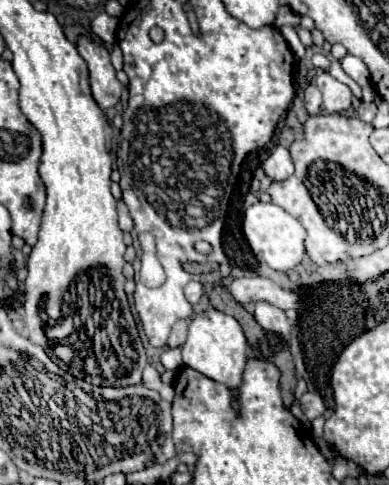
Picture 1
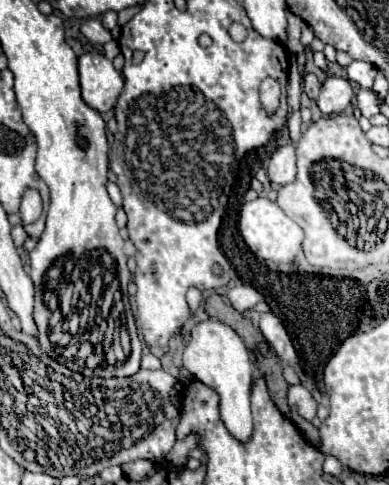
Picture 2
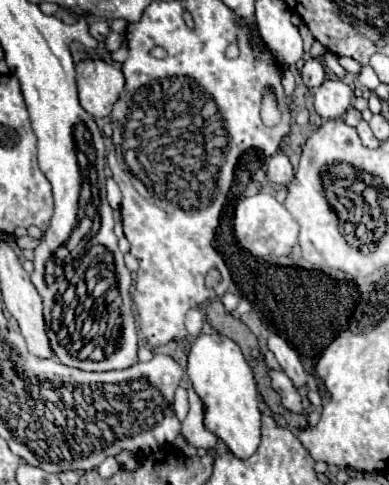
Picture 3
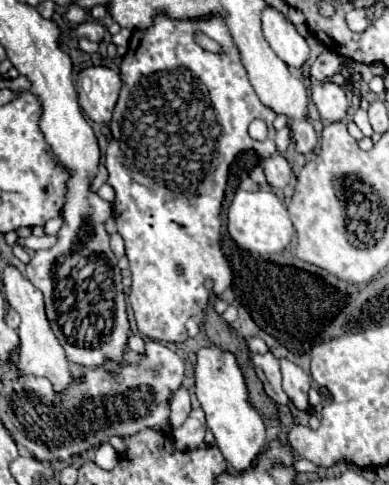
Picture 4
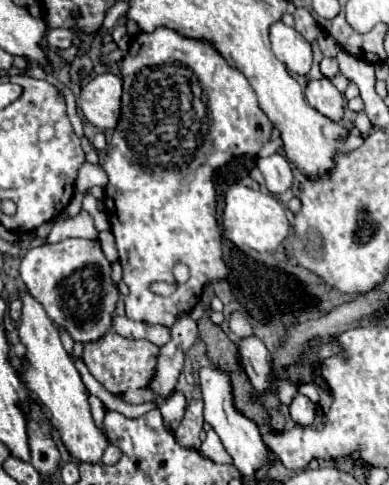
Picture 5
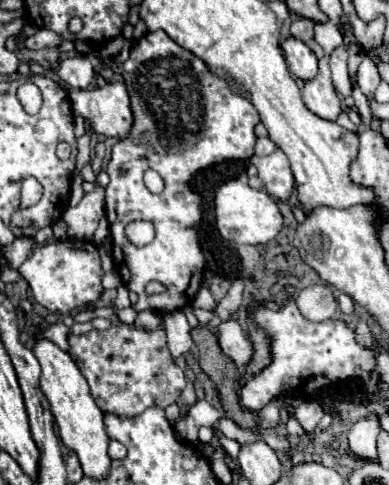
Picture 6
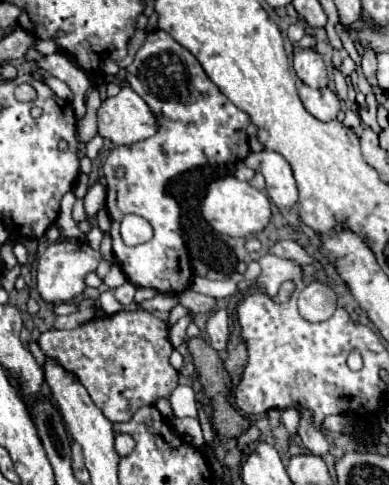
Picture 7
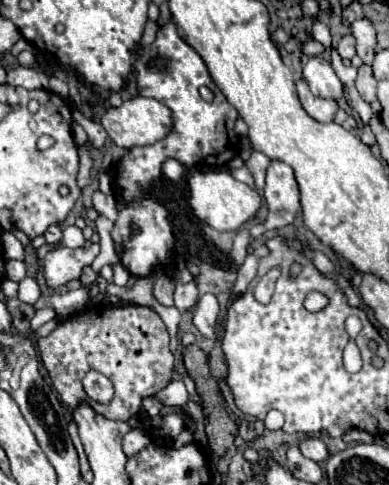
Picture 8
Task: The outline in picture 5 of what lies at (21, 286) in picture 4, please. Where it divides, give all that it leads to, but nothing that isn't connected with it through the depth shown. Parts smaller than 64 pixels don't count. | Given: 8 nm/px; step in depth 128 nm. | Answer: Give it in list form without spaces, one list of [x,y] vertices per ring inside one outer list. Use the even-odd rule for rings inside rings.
[[[22,290],[18,294],[22,300],[22,318],[20,318],[20,326],[18,326],[18,336],[20,336],[20,342],[26,346],[26,354],[20,362],[14,364],[16,374],[22,382],[22,386],[34,398],[40,398],[40,402],[48,408],[52,428],[60,432],[60,438],[66,444],[68,452],[78,462],[100,464],[100,458],[102,458],[104,448],[108,446],[108,440],[94,424],[94,418],[90,414],[90,404],[86,398],[86,386],[84,386],[76,366],[72,364],[68,352],[64,350],[60,334],[58,334],[56,326],[50,322],[42,304],[34,296],[30,296],[26,290]]]

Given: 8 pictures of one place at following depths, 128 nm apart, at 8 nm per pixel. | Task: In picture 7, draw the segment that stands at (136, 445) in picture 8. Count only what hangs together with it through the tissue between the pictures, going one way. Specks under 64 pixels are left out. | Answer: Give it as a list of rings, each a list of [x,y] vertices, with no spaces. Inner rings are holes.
[[[118,434],[116,440],[114,440],[114,448],[116,448],[118,456],[128,456],[128,454],[132,452],[132,448],[134,448],[132,436],[128,436],[128,434]]]

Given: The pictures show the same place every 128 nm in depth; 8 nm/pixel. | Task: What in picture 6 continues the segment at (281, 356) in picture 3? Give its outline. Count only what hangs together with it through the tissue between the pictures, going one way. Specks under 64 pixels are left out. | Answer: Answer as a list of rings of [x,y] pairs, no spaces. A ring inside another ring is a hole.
[[[304,400],[298,408],[294,408],[292,416],[300,422],[300,426],[308,434],[312,434],[316,430],[316,426],[318,426],[320,418],[324,416],[324,410],[322,410],[322,406],[316,400]]]

